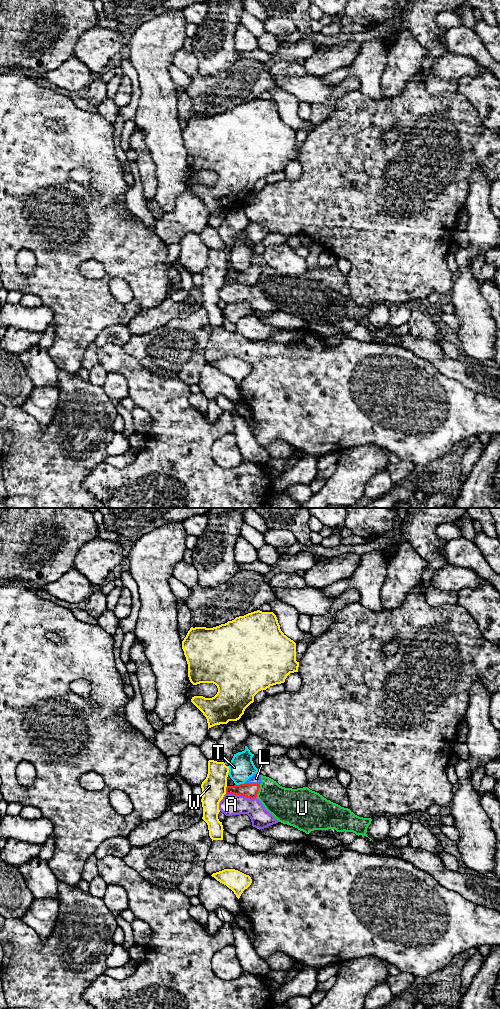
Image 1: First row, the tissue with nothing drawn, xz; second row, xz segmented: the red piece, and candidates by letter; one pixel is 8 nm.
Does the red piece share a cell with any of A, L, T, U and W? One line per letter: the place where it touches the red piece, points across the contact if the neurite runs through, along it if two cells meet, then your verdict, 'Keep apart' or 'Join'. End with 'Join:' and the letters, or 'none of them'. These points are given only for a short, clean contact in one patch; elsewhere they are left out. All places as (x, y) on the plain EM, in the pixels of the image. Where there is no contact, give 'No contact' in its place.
A: Touches red at xz (241, 283). Boundary: xz (226, 281), (255, 286). Keep apart
L: Touches red at xz (252, 272). Join
T: Touches red at xz (240, 272). Boundary: xz (244, 270), (235, 272). Keep apart
U: Touches red at xz (257, 279). Boundary: xz (260, 273), (255, 285). Keep apart
W: Touches red at xz (226, 278). Boundary: xz (227, 274), (225, 281). Keep apart
Join: L

